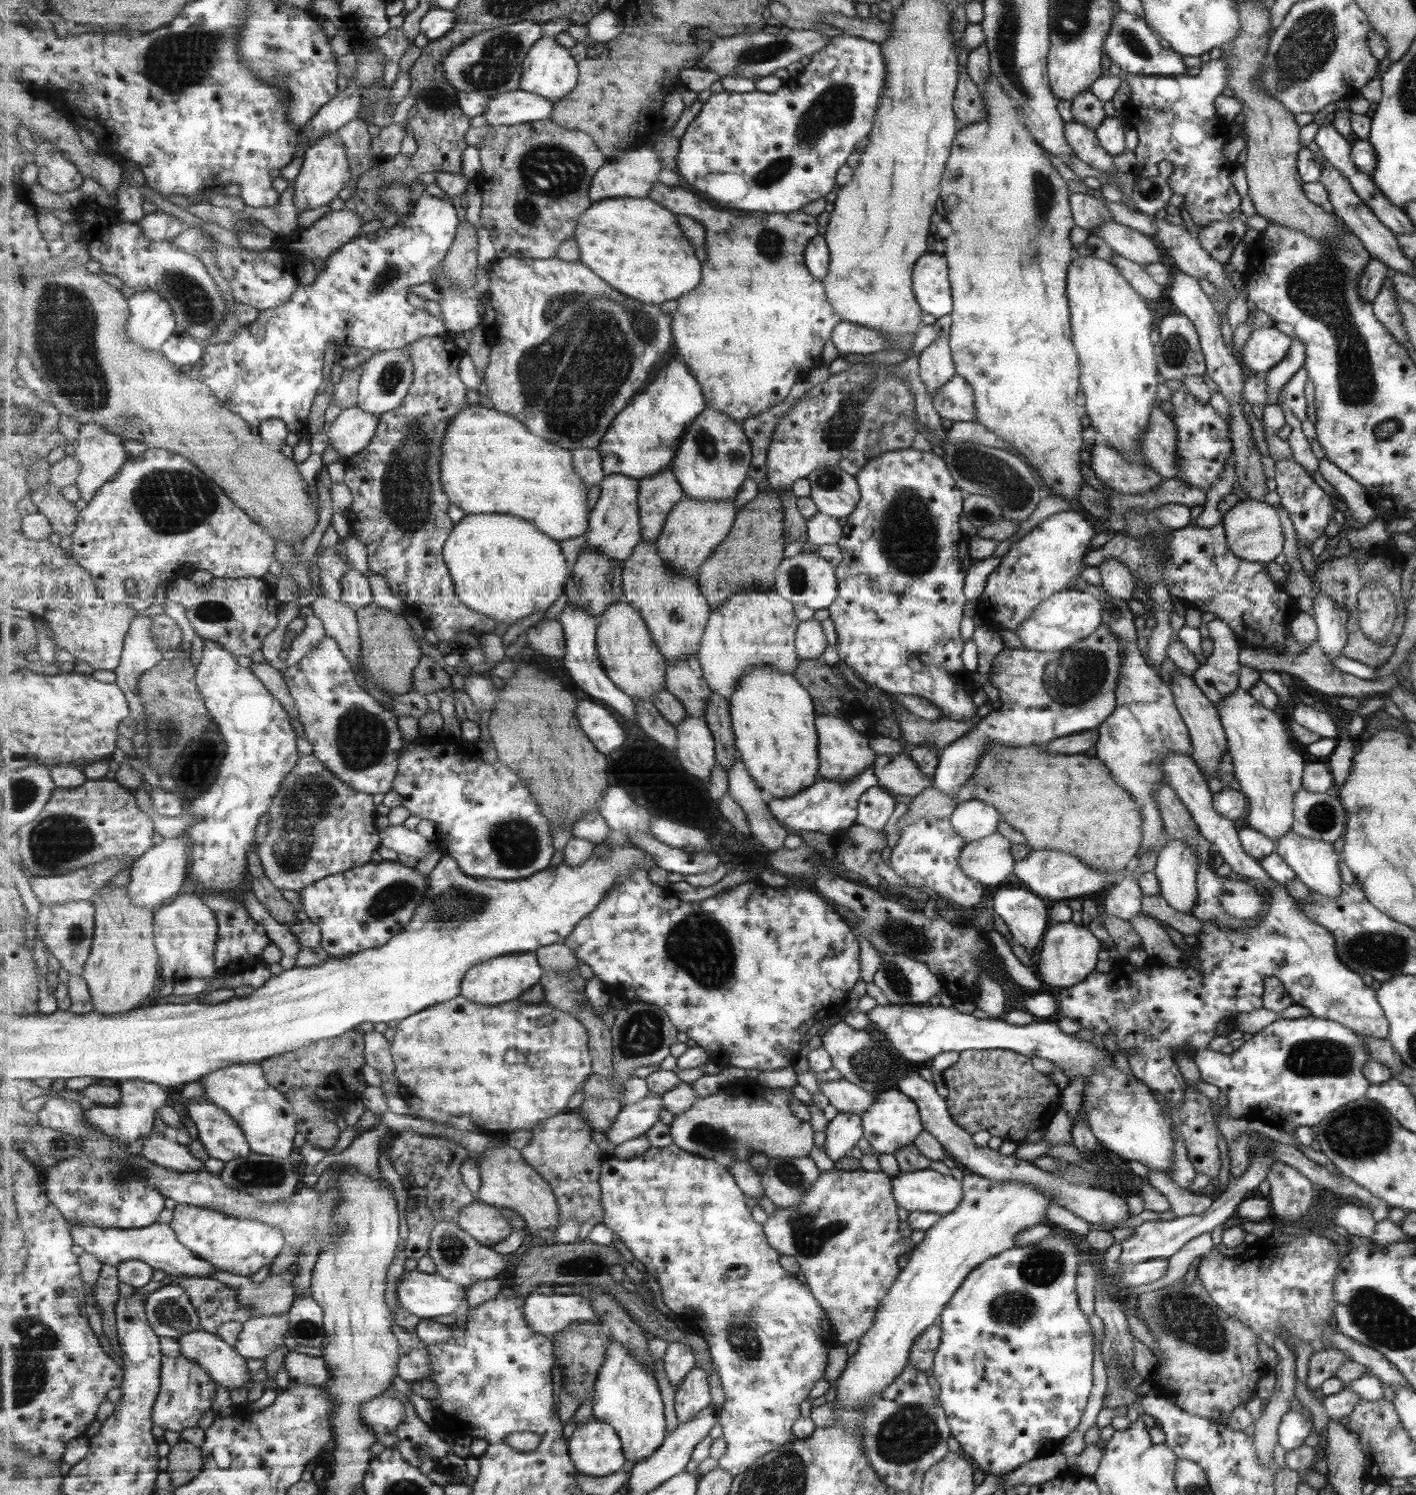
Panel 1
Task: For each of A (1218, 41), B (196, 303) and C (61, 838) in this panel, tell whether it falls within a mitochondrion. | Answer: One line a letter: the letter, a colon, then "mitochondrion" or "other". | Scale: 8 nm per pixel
A: other
B: mitochondrion
C: mitochondrion

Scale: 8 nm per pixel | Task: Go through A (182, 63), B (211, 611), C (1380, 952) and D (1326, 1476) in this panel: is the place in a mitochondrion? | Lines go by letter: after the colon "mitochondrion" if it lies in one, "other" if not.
A: mitochondrion
B: mitochondrion
C: mitochondrion
D: other

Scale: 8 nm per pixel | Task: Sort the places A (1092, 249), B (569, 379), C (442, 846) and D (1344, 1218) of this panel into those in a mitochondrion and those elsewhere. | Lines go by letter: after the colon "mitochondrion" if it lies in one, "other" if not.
A: other
B: mitochondrion
C: other
D: other

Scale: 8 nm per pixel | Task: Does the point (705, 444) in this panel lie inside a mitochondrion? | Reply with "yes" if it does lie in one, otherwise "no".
yes

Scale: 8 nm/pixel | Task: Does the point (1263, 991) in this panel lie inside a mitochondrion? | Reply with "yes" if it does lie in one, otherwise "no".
no

